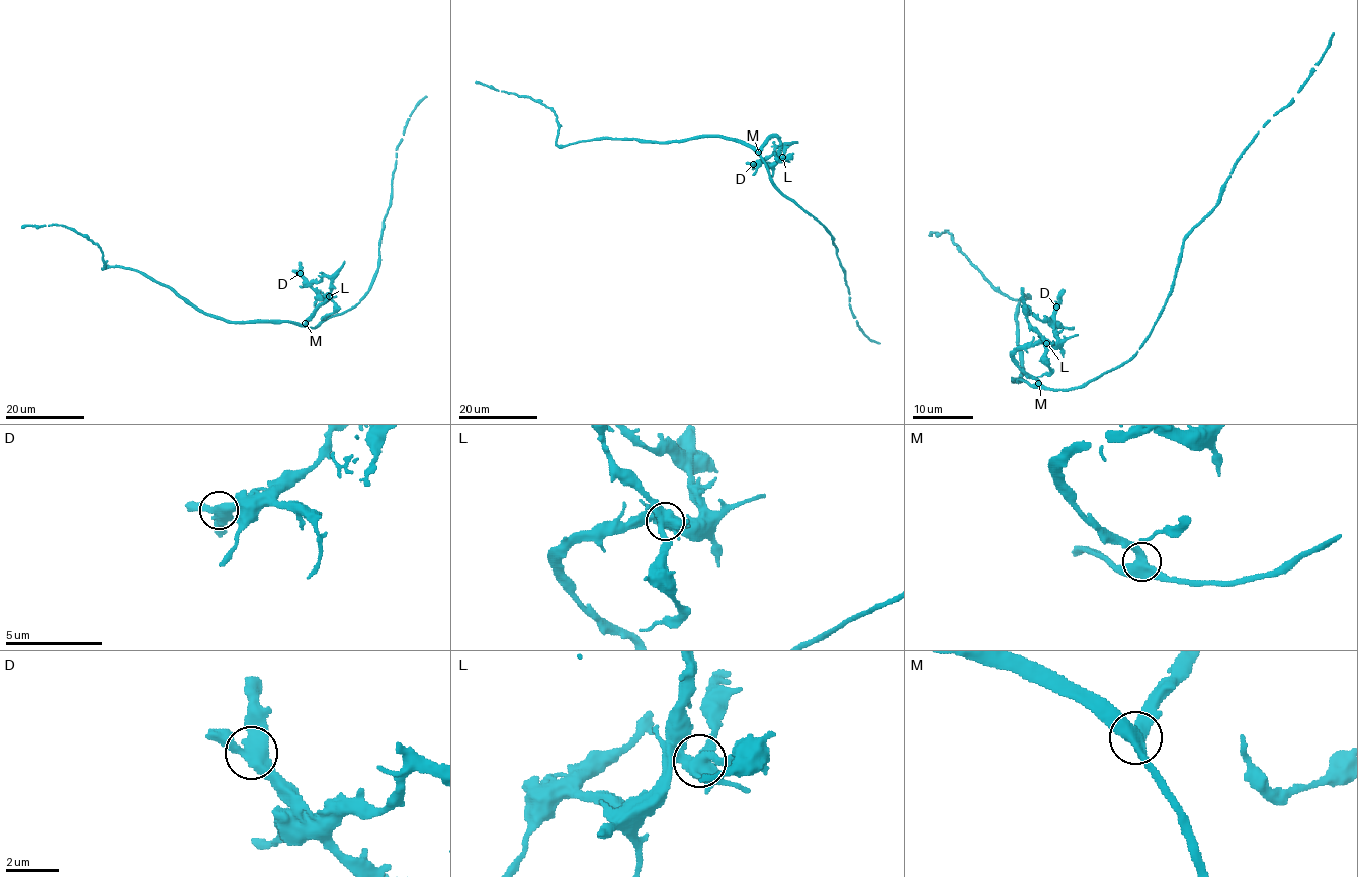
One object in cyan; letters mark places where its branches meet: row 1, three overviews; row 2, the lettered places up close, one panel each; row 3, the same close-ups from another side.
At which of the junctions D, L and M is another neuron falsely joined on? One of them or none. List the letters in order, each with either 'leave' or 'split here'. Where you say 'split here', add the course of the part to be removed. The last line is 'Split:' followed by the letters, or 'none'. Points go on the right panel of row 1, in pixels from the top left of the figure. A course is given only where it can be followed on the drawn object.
D: leave
L: split here; foreign part runs (1045, 343), (1027, 319), (1029, 311), (1041, 320), (1051, 320), (1064, 328), (1073, 326)
M: leave
Split: L

